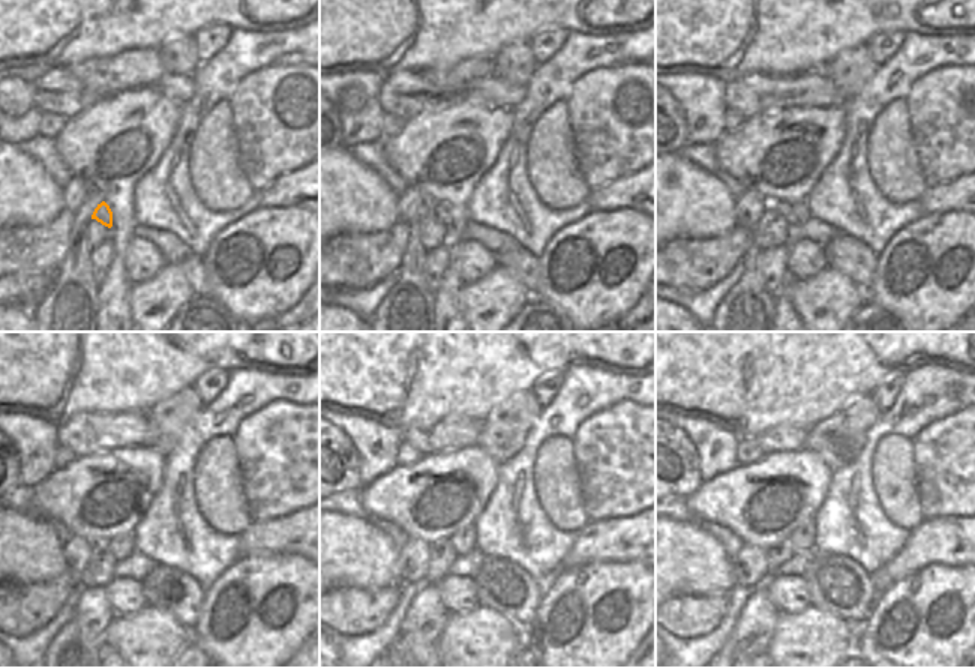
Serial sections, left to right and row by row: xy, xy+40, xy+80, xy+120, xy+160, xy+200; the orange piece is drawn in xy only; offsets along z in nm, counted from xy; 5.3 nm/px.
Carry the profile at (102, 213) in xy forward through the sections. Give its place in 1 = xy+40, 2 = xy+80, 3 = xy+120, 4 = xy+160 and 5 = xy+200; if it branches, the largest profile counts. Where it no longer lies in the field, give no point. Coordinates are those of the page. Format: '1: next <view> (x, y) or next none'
1: next xy+40 (441, 210)
2: next xy+80 (797, 213)
3: next xy+120 (122, 547)
4: next xy+160 (464, 541)
5: next xy+200 (803, 538)

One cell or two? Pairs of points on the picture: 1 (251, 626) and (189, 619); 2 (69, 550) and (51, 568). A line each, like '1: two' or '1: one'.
1: two
2: two

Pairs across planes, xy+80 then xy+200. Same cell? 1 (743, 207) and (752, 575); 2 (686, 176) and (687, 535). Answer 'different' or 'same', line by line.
1: same
2: same

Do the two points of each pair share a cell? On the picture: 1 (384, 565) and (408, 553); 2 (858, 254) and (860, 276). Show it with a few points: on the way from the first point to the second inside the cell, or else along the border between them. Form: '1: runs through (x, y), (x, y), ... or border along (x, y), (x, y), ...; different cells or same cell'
1: border along (396, 550), (398, 581); different cells
2: runs through (858, 260), (860, 270); same cell

